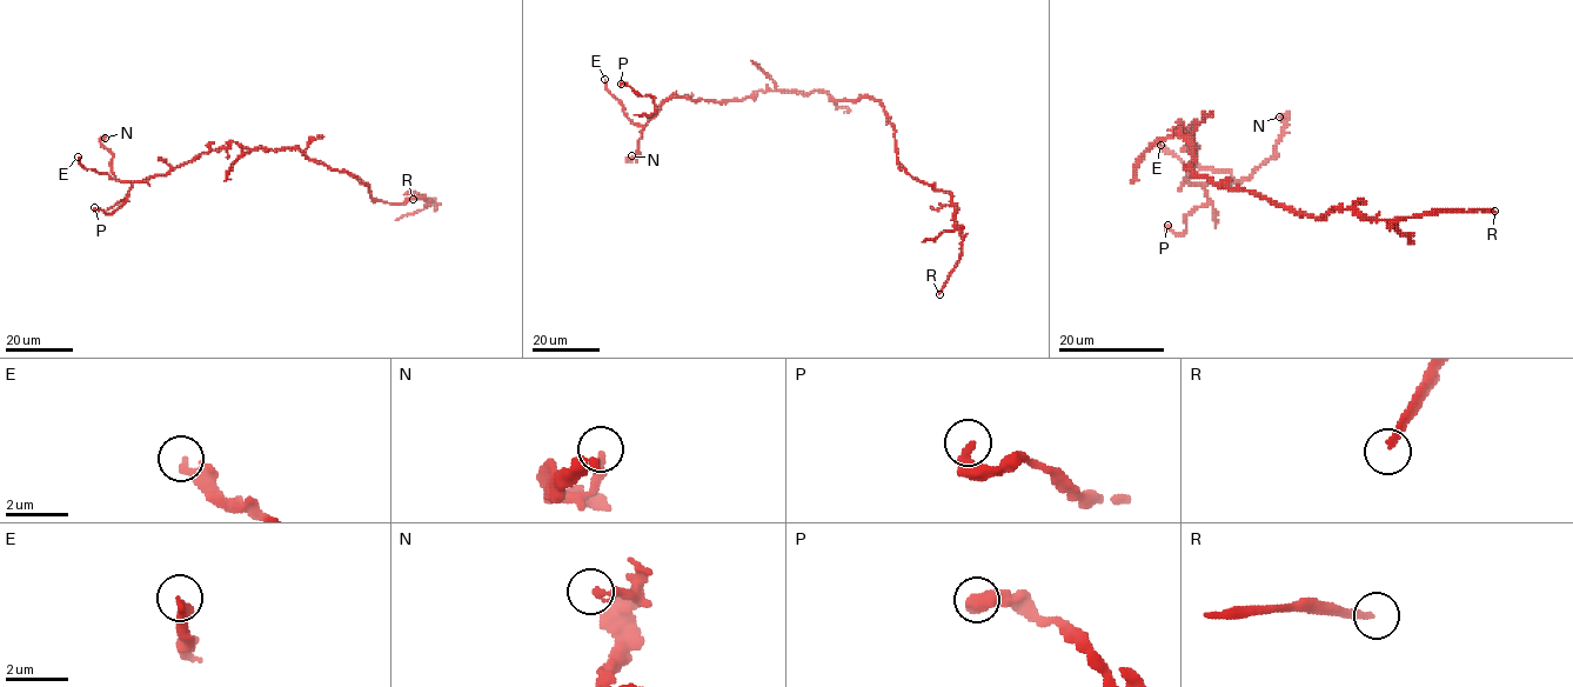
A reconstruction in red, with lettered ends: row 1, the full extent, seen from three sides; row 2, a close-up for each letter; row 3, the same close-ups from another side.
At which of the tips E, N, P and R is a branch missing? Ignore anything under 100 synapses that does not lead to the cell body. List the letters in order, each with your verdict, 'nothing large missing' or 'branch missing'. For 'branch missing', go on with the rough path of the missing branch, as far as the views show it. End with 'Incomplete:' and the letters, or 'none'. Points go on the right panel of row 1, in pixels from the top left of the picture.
E: nothing large missing
N: nothing large missing
P: nothing large missing
R: branch missing
Incomplete: R

